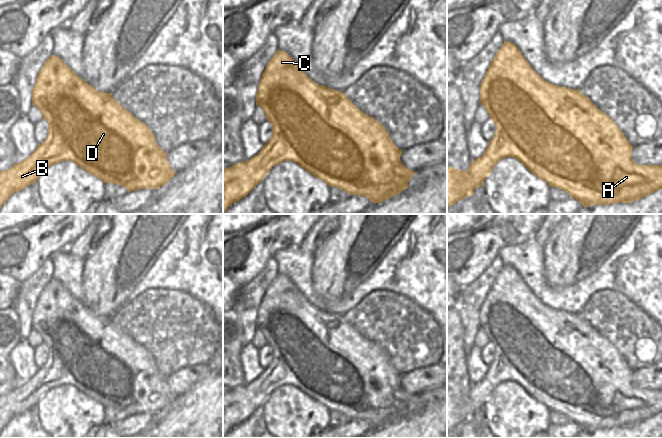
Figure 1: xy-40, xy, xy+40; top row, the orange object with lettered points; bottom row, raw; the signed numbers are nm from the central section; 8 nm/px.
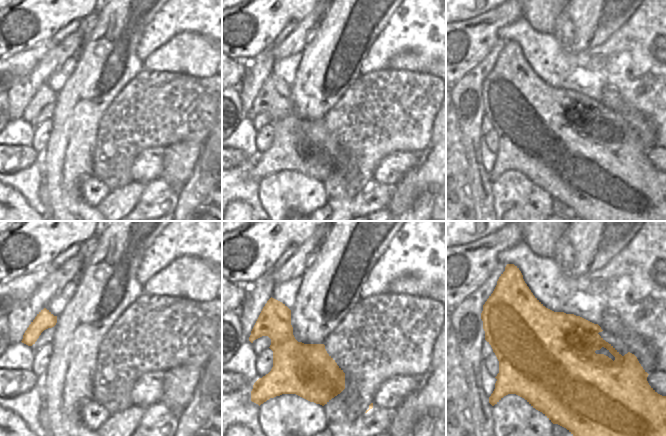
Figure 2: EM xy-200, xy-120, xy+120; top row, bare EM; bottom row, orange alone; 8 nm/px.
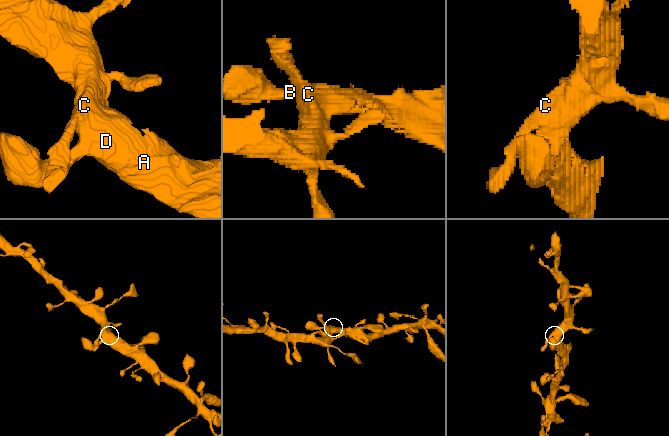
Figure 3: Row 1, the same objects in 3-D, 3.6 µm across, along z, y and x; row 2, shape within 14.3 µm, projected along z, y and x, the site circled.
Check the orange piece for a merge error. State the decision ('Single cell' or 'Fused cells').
Single cell.

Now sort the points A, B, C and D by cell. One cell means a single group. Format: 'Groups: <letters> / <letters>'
Groups: A B C D.

